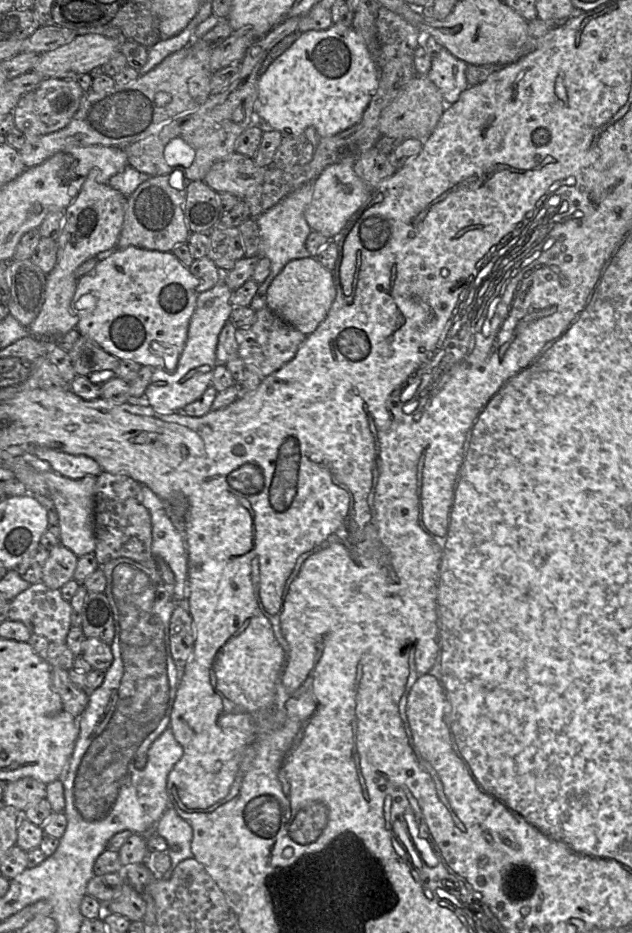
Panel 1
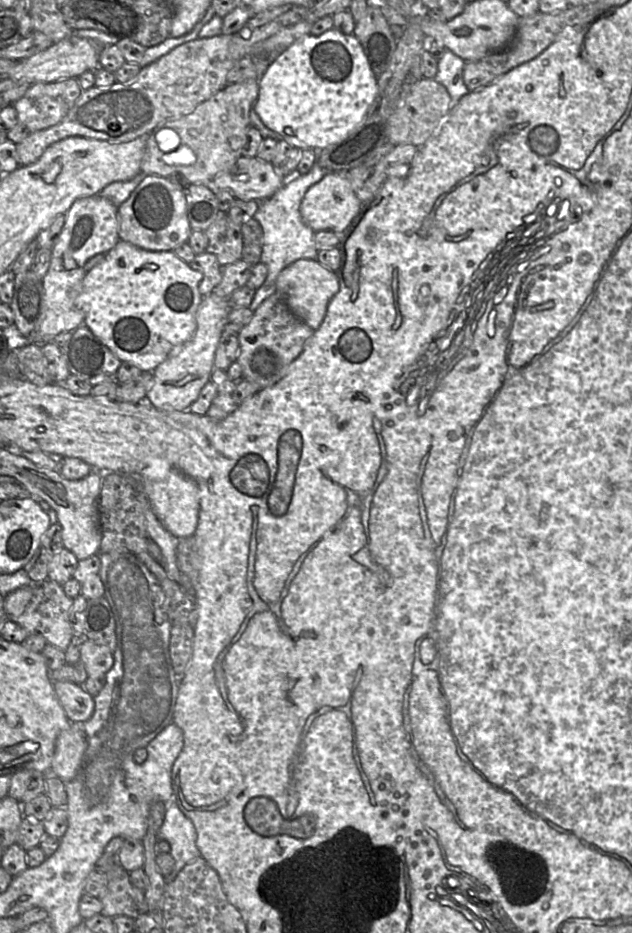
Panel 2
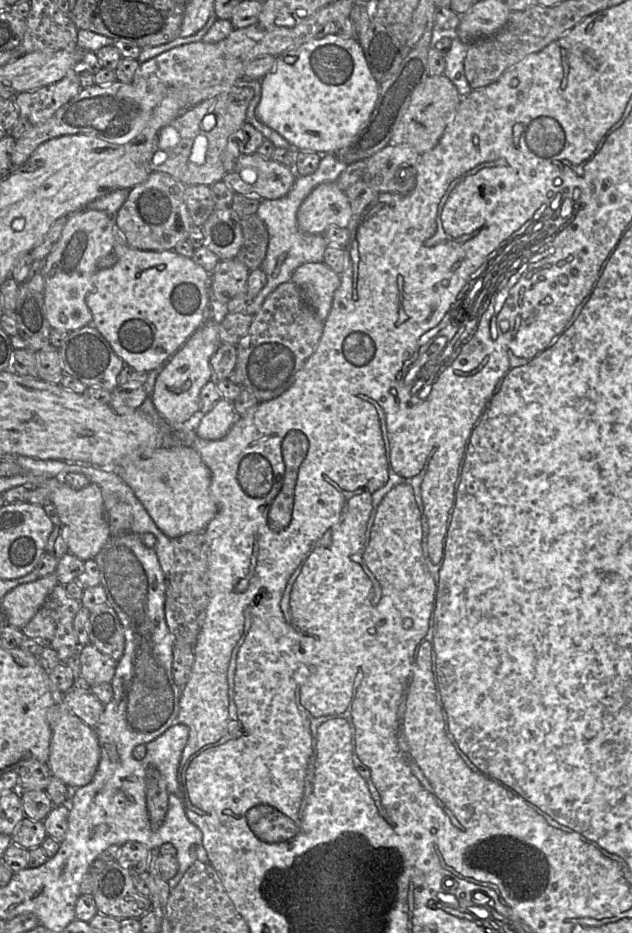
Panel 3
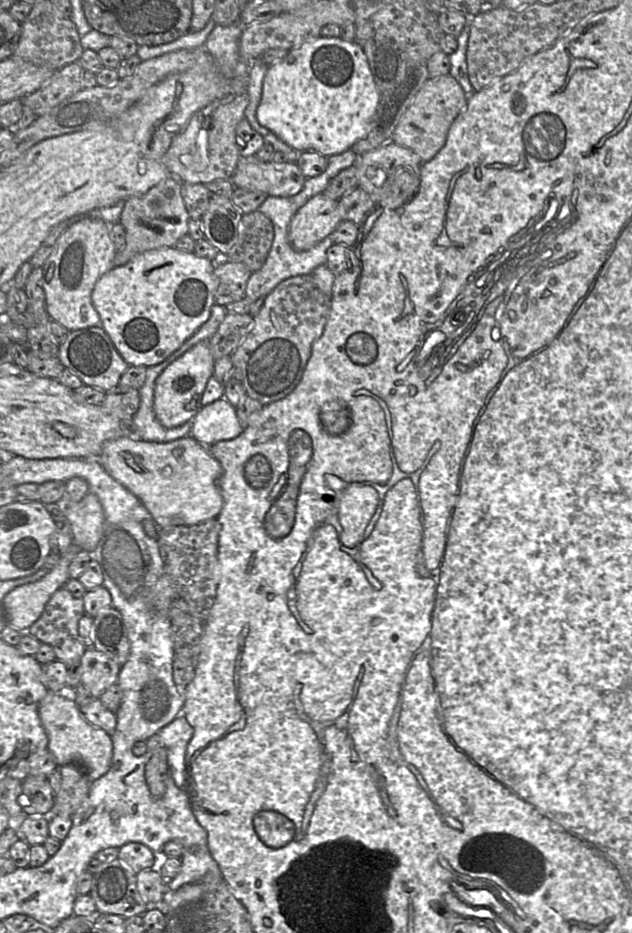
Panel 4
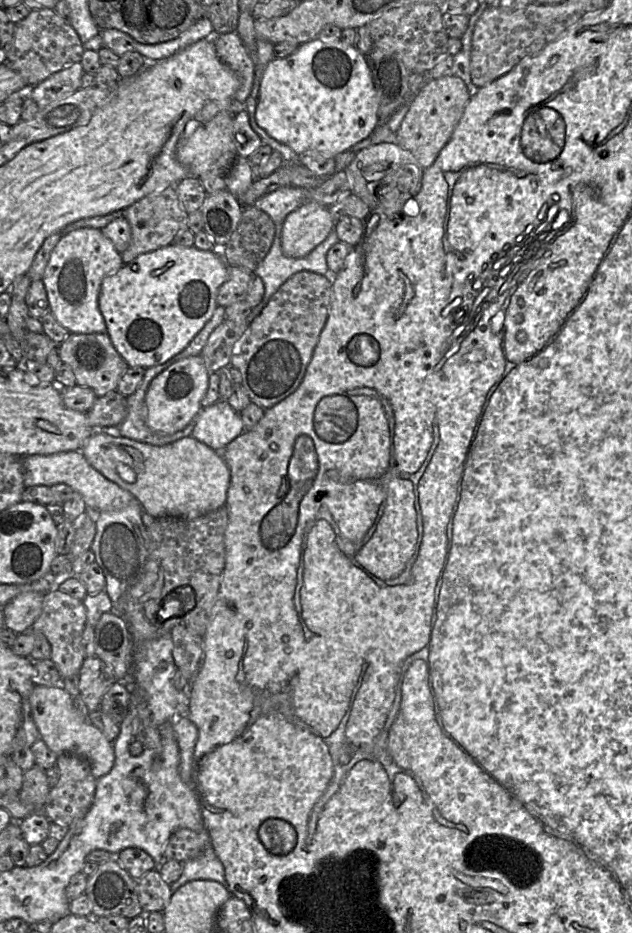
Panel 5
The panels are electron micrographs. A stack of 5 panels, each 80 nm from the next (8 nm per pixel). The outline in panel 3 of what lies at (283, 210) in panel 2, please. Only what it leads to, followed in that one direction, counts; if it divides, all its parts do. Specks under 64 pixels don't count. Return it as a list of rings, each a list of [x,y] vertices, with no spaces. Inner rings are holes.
[[[335,154],[321,156],[317,170],[306,176],[297,176],[289,192],[278,199],[261,199],[257,216],[264,222],[268,231],[268,245],[265,258],[260,268],[266,274],[266,284],[253,298],[246,313],[252,316],[259,310],[264,299],[280,284],[290,281],[293,272],[302,264],[323,262],[324,251],[328,246],[323,235],[308,234],[299,230],[297,225],[297,210],[308,194],[318,185],[334,182],[348,165],[335,157]]]

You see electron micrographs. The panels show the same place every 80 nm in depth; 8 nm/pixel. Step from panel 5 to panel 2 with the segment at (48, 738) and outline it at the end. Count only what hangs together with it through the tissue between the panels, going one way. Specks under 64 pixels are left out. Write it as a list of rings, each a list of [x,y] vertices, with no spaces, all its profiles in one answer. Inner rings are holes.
[[[69,723],[69,727],[61,730],[56,739],[51,772],[64,782],[73,780],[84,763],[87,740],[81,724]]]

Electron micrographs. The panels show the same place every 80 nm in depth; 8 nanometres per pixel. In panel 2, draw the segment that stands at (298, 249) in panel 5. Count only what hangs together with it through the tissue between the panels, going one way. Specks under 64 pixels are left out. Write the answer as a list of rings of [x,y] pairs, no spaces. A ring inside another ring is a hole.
[[[329,172],[305,193],[300,204],[300,215],[303,222],[314,232],[331,230],[343,234],[362,209],[363,205],[353,192],[347,172]]]

